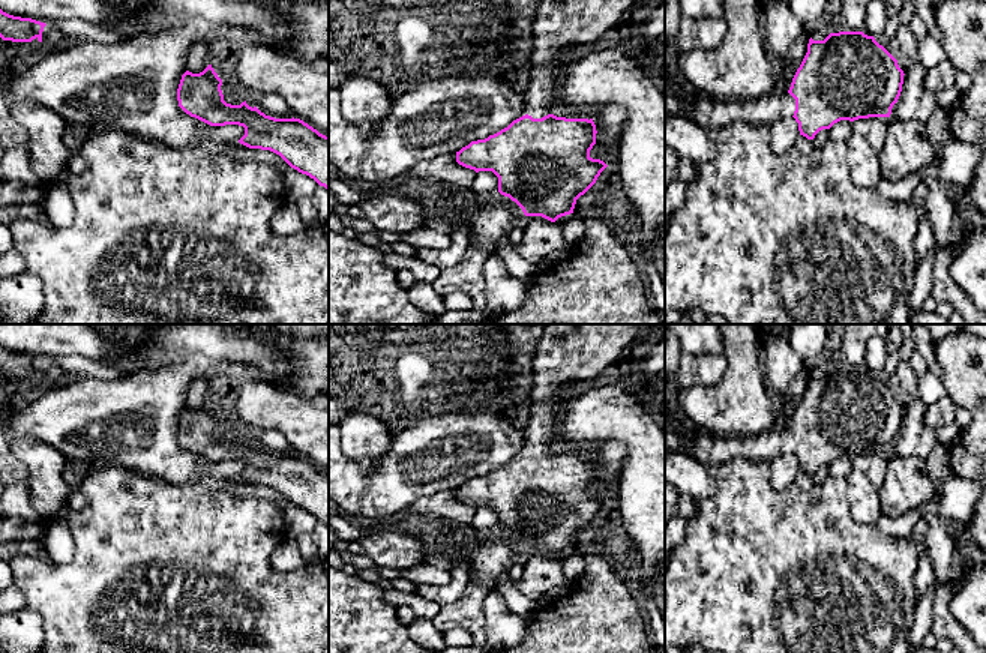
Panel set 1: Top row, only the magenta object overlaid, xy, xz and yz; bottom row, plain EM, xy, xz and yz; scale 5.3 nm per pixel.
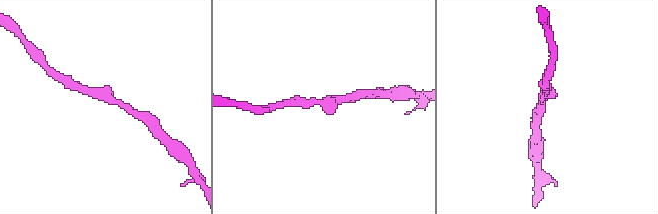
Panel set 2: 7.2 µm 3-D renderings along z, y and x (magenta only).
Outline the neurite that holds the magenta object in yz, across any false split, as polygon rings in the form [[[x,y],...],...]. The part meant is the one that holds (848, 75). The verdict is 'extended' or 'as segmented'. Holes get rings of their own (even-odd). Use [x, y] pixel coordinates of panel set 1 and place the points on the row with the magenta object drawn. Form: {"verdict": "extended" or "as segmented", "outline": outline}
{"verdict": "extended", "outline": [[[839,32],[830,33],[824,41],[809,39],[807,53],[783,95],[773,93],[756,101],[719,101],[686,90],[678,98],[687,119],[705,131],[734,123],[771,126],[777,120],[794,117],[800,135],[813,140],[819,131],[830,129],[840,120],[890,117],[902,92],[903,75],[897,60],[873,36],[863,32]]]}

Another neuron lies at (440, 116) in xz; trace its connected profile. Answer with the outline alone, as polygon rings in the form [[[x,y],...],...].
[[[494,72],[446,74],[414,86],[392,99],[387,116],[372,134],[341,113],[339,84],[329,89],[329,162],[344,177],[378,183],[395,179],[420,162],[459,152],[471,141],[485,140],[525,116],[525,98]]]

